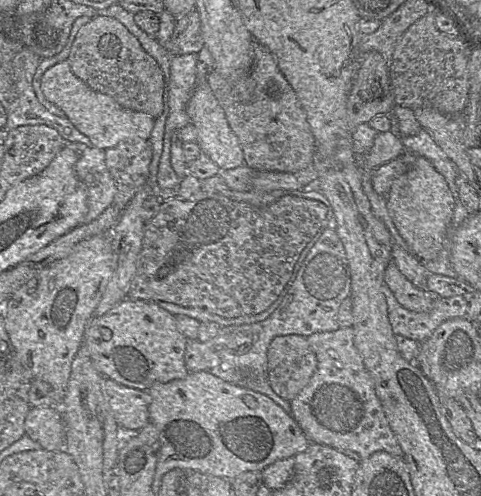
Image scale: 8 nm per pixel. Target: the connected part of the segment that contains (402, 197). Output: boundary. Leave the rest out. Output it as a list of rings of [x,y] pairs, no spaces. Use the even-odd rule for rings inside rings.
[[[416,155],[412,166],[399,176],[387,195],[387,210],[409,251],[421,262],[433,260],[445,247],[455,199],[445,178],[425,157]]]

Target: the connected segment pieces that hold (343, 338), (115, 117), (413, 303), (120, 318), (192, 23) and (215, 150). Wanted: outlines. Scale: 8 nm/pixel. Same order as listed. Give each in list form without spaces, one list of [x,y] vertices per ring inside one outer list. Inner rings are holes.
[[[352,326],[343,327],[343,328],[339,327],[337,330],[331,332],[314,333],[307,337],[307,341],[309,343],[310,348],[316,355],[317,368],[313,373],[312,377],[310,378],[308,384],[300,391],[300,393],[294,399],[290,401],[290,406],[291,406],[290,414],[293,417],[293,419],[296,421],[296,423],[299,425],[299,427],[301,428],[301,430],[309,440],[309,442],[335,448],[338,451],[351,450],[353,452],[356,452],[361,460],[365,460],[370,455],[378,451],[384,451],[393,456],[402,457],[402,450],[398,444],[394,432],[392,431],[389,425],[389,422],[382,408],[381,402],[376,394],[374,381],[371,375],[366,370],[363,364],[362,357],[354,345],[354,330]]]
[[[68,60],[48,68],[41,78],[47,100],[62,109],[71,123],[98,149],[107,150],[129,140],[149,140],[155,119],[147,113],[122,107],[112,97],[91,89],[74,75]]]
[[[392,261],[384,272],[384,285],[389,288],[401,306],[413,312],[427,311],[437,298],[436,293],[414,286]]]
[[[125,298],[105,314],[90,319],[84,334],[84,345],[103,377],[130,388],[147,391],[155,382],[167,383],[187,376],[189,371],[184,361],[186,339],[177,329],[174,316],[157,302]]]
[[[195,9],[176,20],[169,52],[171,56],[198,54],[203,47],[200,18]]]
[[[207,83],[196,85],[186,107],[190,123],[197,129],[197,143],[202,154],[208,156],[221,171],[235,169],[245,165],[242,147],[238,137],[227,121],[225,112]]]

